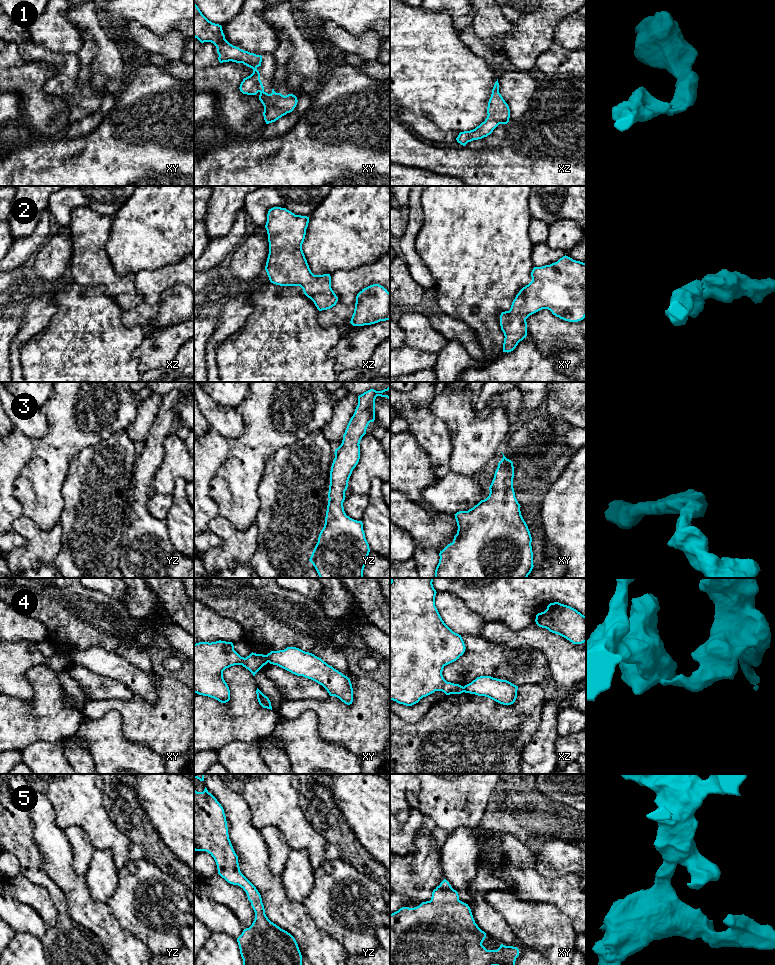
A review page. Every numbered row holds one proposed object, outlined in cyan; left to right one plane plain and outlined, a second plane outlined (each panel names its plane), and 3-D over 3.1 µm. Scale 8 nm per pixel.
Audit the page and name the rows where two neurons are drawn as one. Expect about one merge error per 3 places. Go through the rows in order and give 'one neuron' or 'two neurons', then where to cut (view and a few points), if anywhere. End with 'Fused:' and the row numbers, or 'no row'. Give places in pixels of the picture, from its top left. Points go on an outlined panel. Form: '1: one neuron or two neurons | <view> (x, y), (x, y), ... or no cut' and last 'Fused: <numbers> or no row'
1: one neuron | no cut
2: one neuron | no cut
3: one neuron | no cut
4: two neurons | xy (266, 655), (268, 661)
5: one neuron | no cut
Fused: 4

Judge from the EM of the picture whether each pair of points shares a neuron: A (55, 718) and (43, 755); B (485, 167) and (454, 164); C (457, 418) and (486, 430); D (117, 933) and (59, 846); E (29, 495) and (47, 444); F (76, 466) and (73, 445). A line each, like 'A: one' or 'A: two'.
A: two
B: one
C: one
D: one
E: one
F: two

